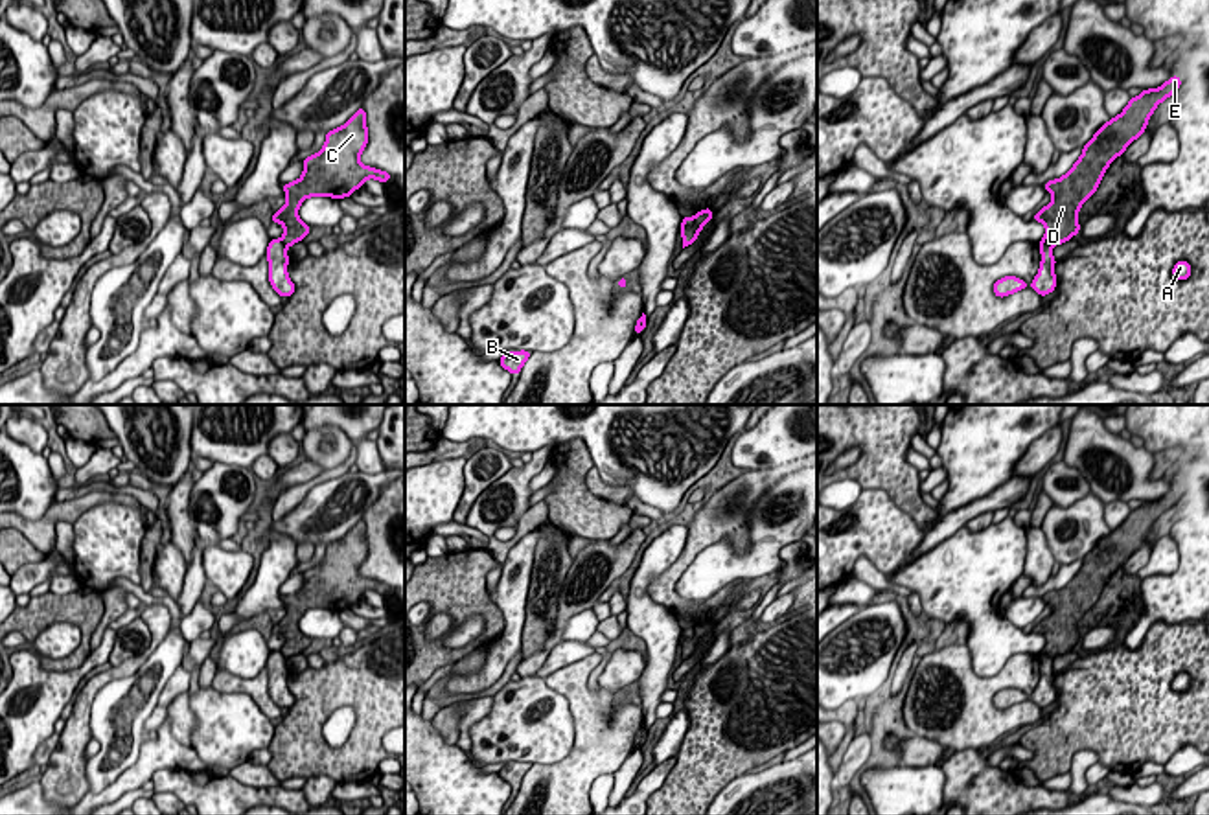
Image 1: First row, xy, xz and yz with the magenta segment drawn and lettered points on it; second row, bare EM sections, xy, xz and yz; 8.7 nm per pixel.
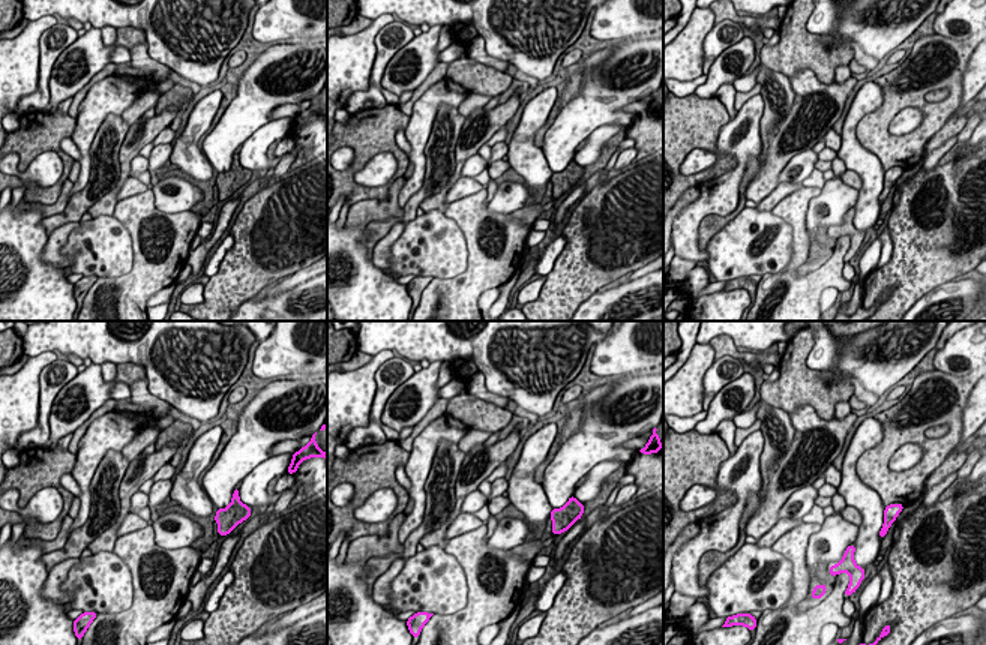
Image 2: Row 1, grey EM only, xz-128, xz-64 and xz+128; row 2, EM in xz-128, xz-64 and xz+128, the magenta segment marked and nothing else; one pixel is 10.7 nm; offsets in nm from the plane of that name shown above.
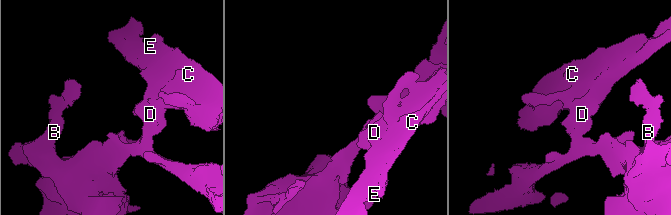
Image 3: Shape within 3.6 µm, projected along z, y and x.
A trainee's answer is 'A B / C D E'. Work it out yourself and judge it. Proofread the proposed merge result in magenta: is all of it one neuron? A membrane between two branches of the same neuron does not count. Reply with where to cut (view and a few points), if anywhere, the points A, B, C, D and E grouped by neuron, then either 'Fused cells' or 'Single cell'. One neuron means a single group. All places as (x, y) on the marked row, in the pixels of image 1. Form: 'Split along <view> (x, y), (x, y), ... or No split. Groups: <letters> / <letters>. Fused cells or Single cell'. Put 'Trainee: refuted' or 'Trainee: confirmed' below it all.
Split along yz (1051, 243), (1040, 245). Groups: A B / C D E. Fused cells
Trainee: confirmed

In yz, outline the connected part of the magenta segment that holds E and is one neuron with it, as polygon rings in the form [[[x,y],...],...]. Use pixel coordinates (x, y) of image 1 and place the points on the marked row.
[[[1172,75],[1159,88],[1143,90],[1132,98],[1119,116],[1095,132],[1064,177],[1043,184],[1053,201],[1032,217],[1045,224],[1045,235],[1038,245],[1060,245],[1080,232],[1080,206],[1097,191],[1108,166],[1145,132],[1156,107],[1172,96],[1180,85],[1181,79]]]

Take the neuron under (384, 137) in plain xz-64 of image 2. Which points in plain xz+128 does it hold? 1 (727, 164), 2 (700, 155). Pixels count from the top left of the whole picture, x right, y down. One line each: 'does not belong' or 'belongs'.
1: belongs
2: does not belong

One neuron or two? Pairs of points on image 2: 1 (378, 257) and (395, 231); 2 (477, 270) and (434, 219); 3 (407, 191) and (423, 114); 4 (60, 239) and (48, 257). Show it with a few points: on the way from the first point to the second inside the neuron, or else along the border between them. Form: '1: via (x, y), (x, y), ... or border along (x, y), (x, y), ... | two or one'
1: via (381, 251), (390, 237) | one
2: border along (458, 224), (467, 267), (438, 279) | two
3: via (417, 171), (417, 134) | one
4: via (56, 243), (51, 252) | one

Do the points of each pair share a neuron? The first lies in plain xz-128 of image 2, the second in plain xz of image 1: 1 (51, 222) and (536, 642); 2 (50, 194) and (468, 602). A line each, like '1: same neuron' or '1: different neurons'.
1: same neuron
2: same neuron

